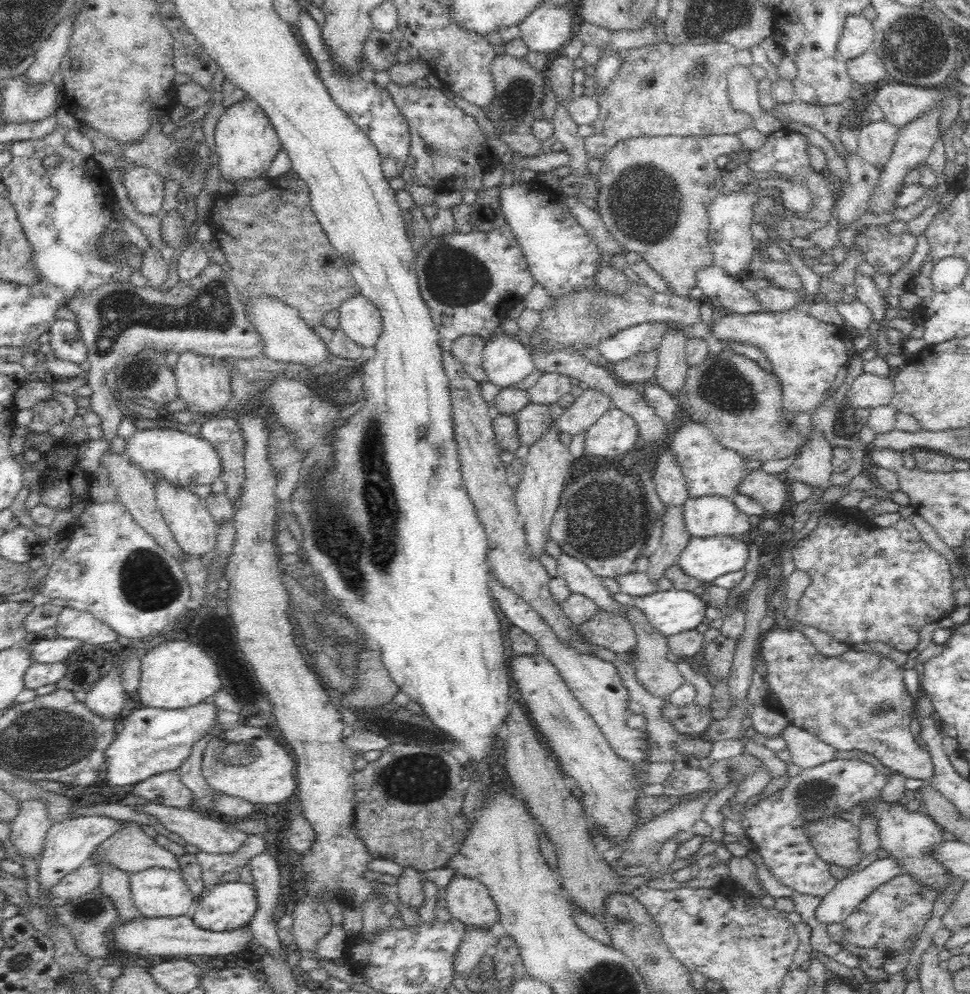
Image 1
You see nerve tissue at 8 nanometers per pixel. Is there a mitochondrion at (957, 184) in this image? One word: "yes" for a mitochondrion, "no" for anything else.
no

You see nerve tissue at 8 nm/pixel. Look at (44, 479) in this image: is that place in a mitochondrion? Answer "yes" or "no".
no

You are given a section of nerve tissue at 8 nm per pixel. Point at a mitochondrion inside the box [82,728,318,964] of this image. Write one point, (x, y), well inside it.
(233, 755)

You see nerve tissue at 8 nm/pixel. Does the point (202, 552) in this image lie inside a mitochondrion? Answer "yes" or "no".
no

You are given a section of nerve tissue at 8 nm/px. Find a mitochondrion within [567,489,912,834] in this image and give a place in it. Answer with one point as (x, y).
(811, 796)

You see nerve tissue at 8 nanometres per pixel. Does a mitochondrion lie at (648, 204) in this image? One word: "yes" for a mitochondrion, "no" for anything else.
yes

